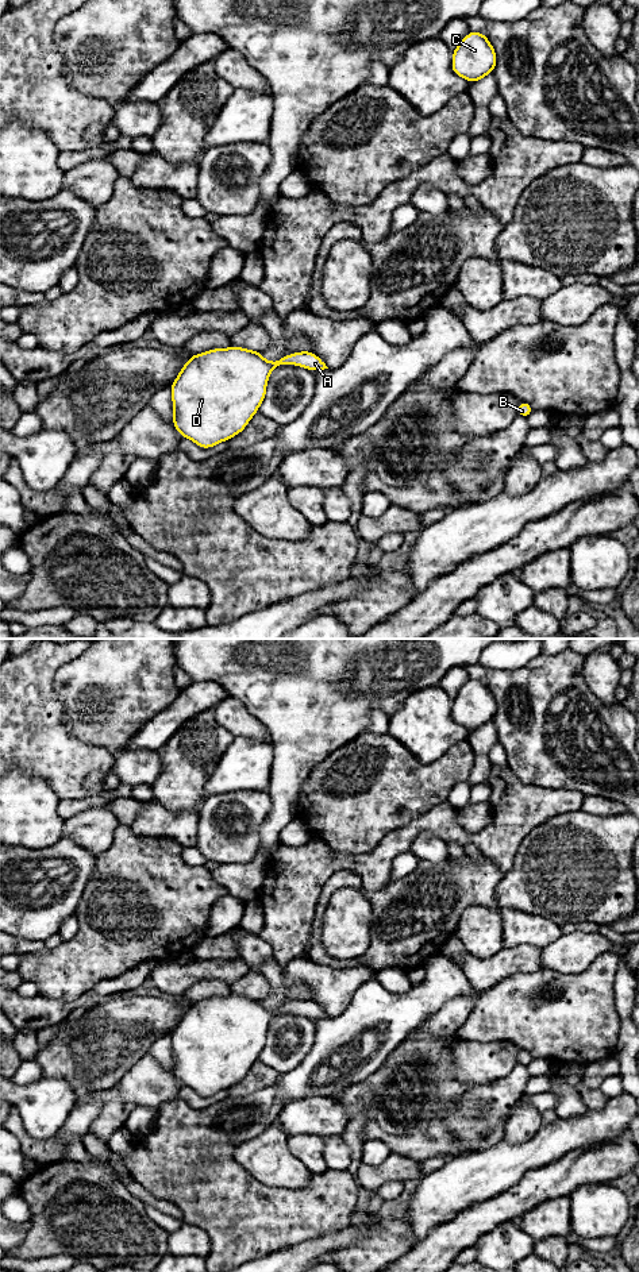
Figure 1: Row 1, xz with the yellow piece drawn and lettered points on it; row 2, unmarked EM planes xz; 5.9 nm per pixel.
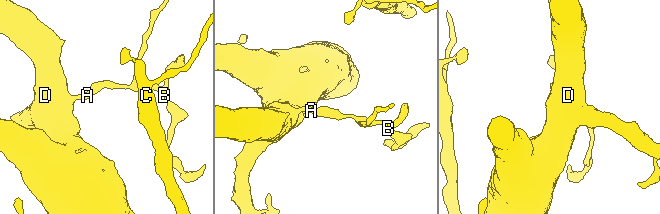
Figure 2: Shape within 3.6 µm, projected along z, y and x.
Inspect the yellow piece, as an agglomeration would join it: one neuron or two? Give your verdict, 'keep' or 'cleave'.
keep

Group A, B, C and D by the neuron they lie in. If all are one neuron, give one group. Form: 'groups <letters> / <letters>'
groups A B C D

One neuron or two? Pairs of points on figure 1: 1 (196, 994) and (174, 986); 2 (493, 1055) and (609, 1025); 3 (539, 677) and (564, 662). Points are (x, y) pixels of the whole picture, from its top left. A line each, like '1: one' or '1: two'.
1: two
2: two
3: one

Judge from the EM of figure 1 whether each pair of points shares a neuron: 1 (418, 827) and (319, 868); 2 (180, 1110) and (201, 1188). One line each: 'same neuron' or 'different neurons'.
1: same neuron
2: same neuron

